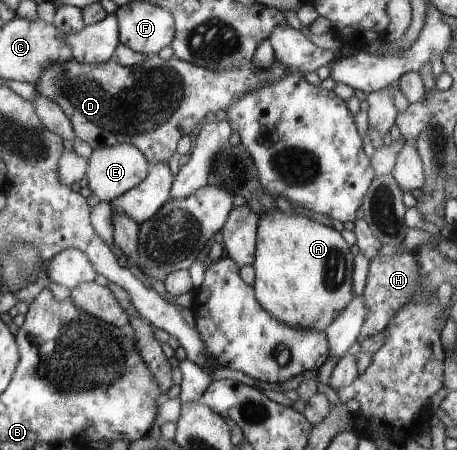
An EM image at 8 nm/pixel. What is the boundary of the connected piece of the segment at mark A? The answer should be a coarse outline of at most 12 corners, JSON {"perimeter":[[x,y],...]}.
{"perimeter":[[258,217],[253,286],[287,326],[327,330],[355,296],[337,230]]}

